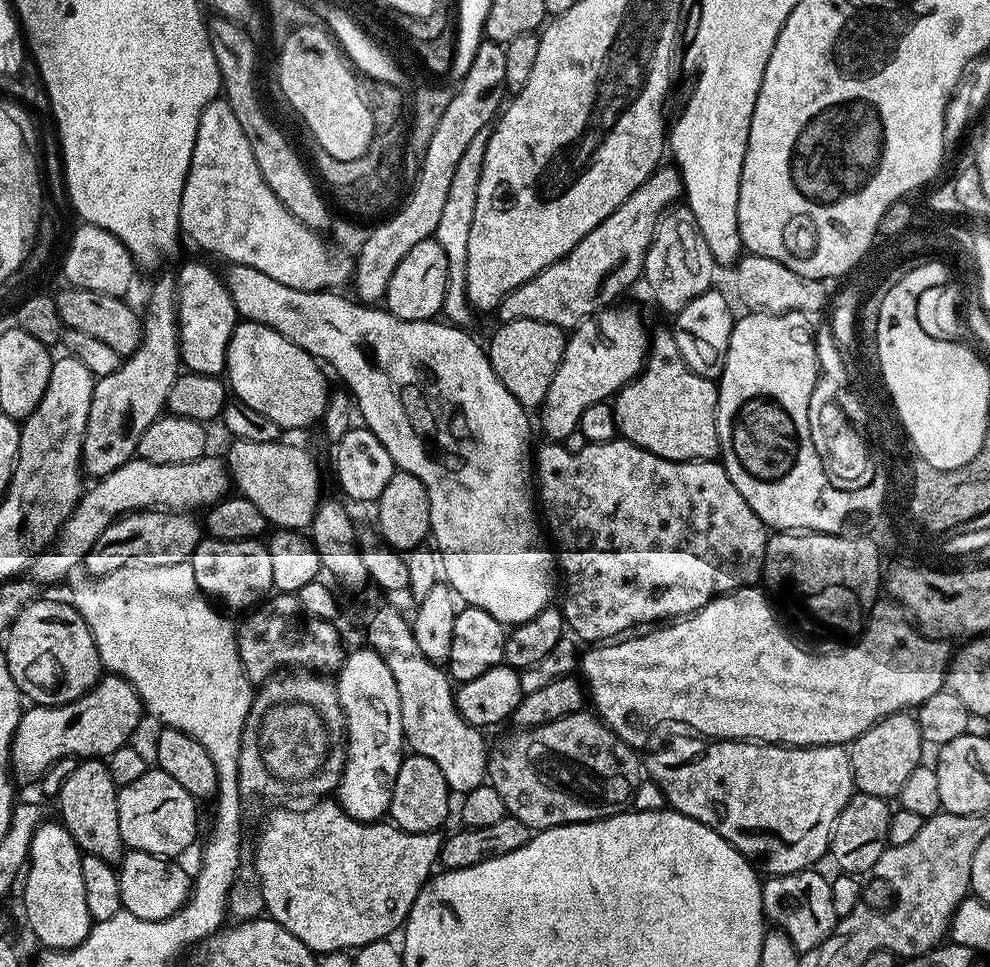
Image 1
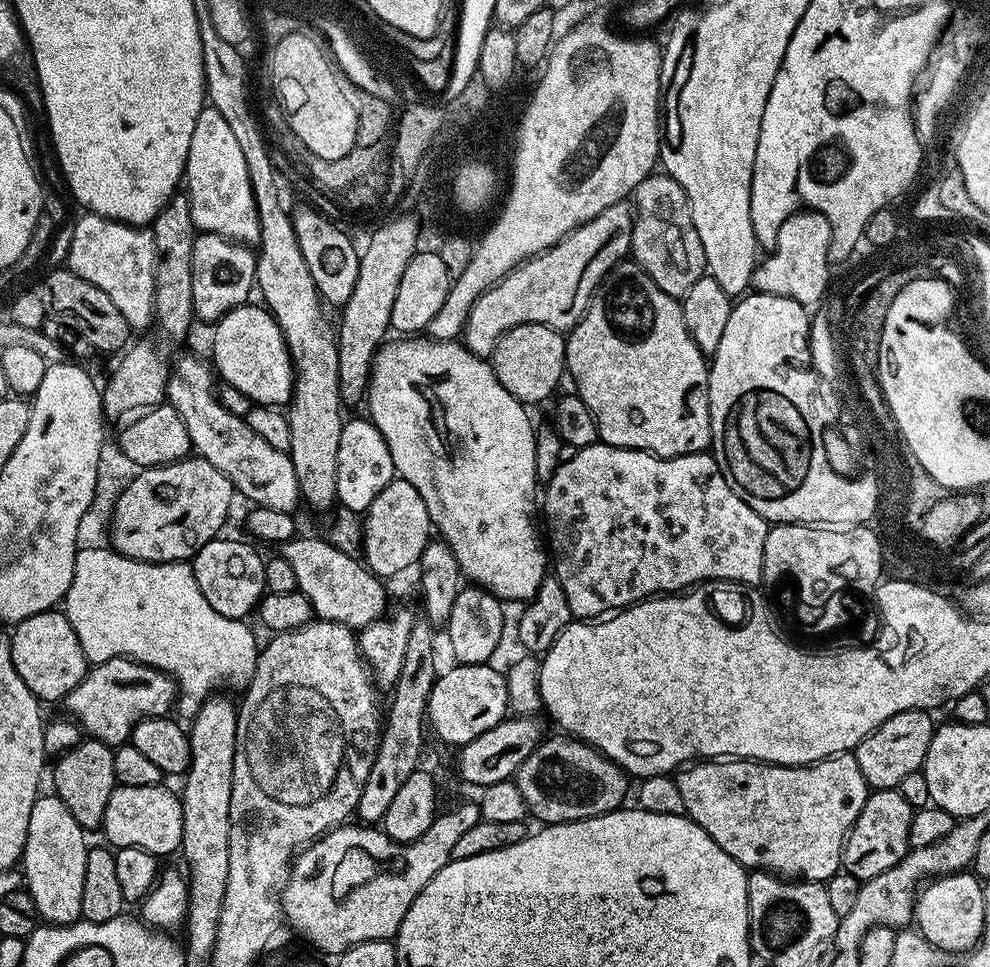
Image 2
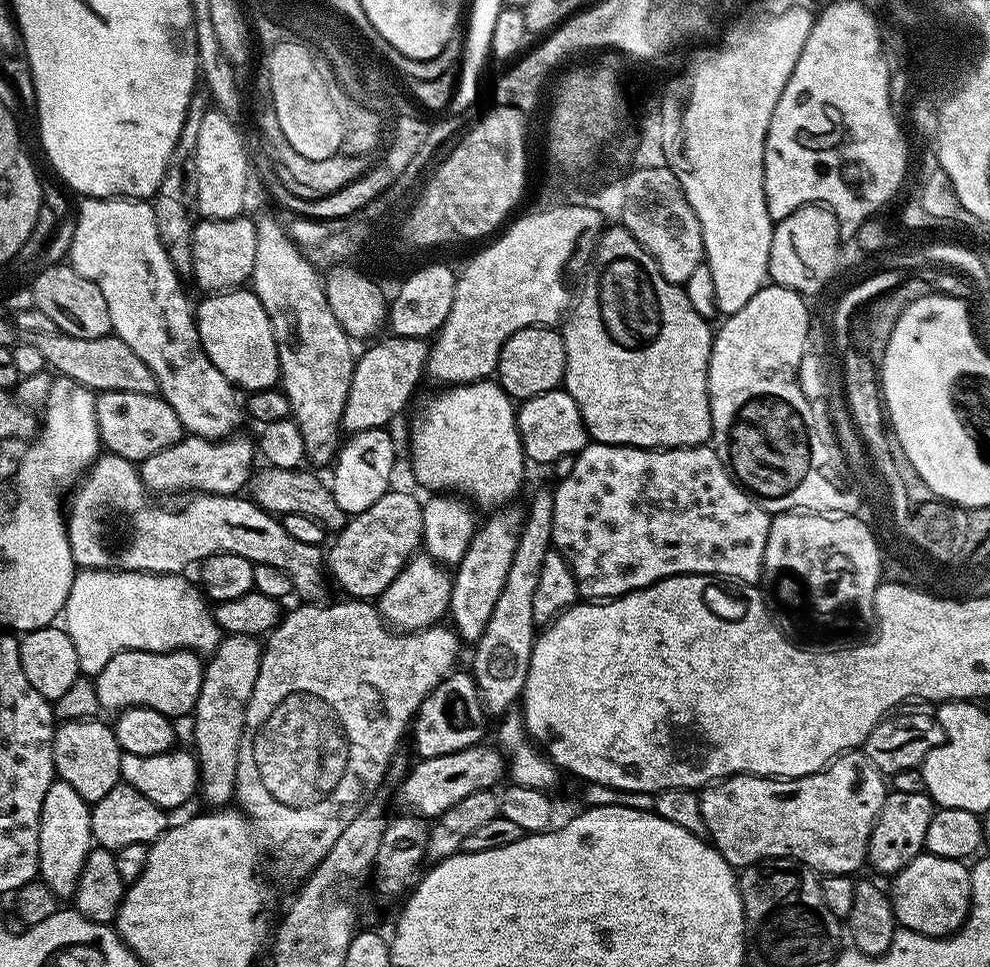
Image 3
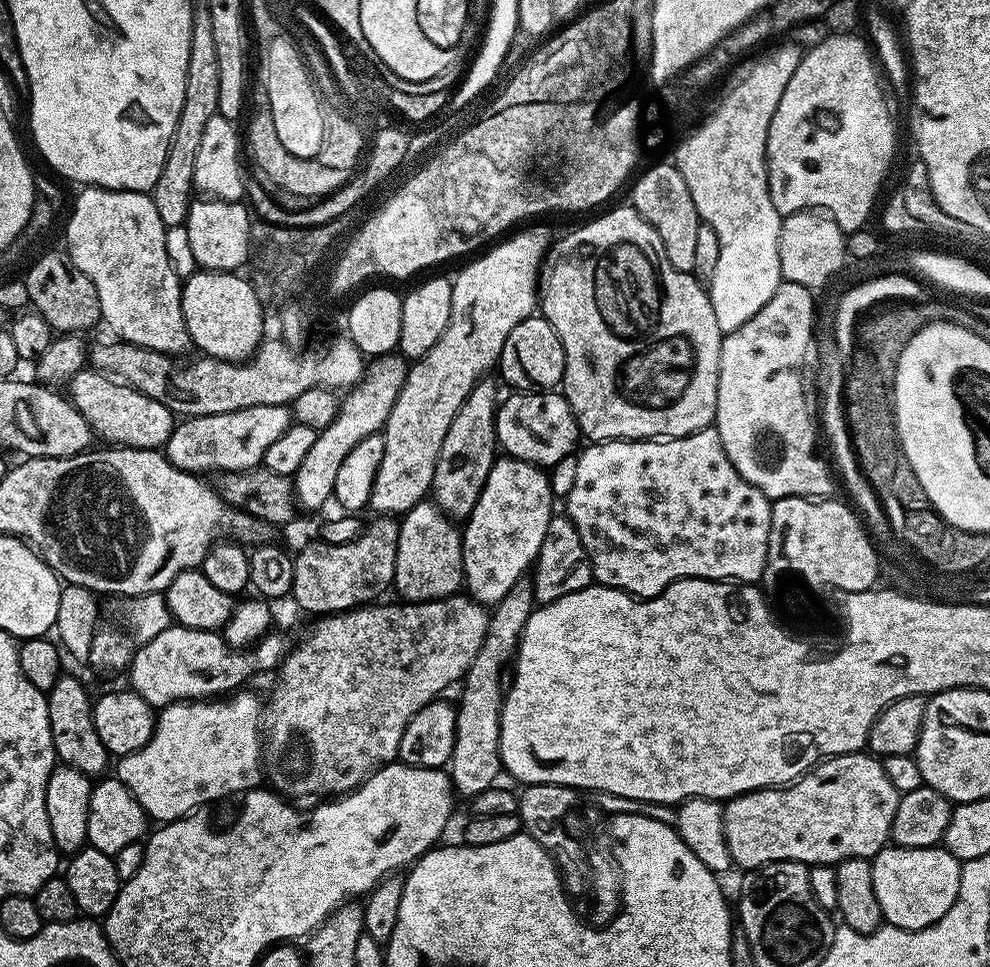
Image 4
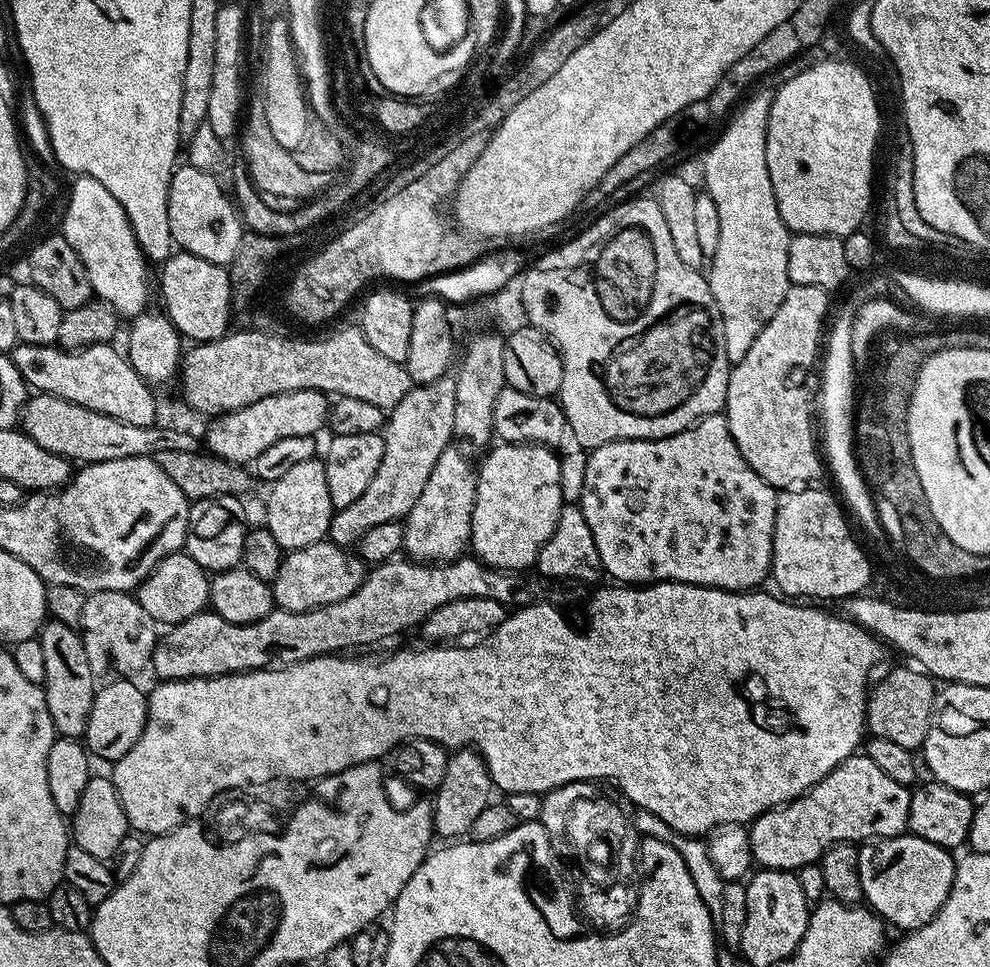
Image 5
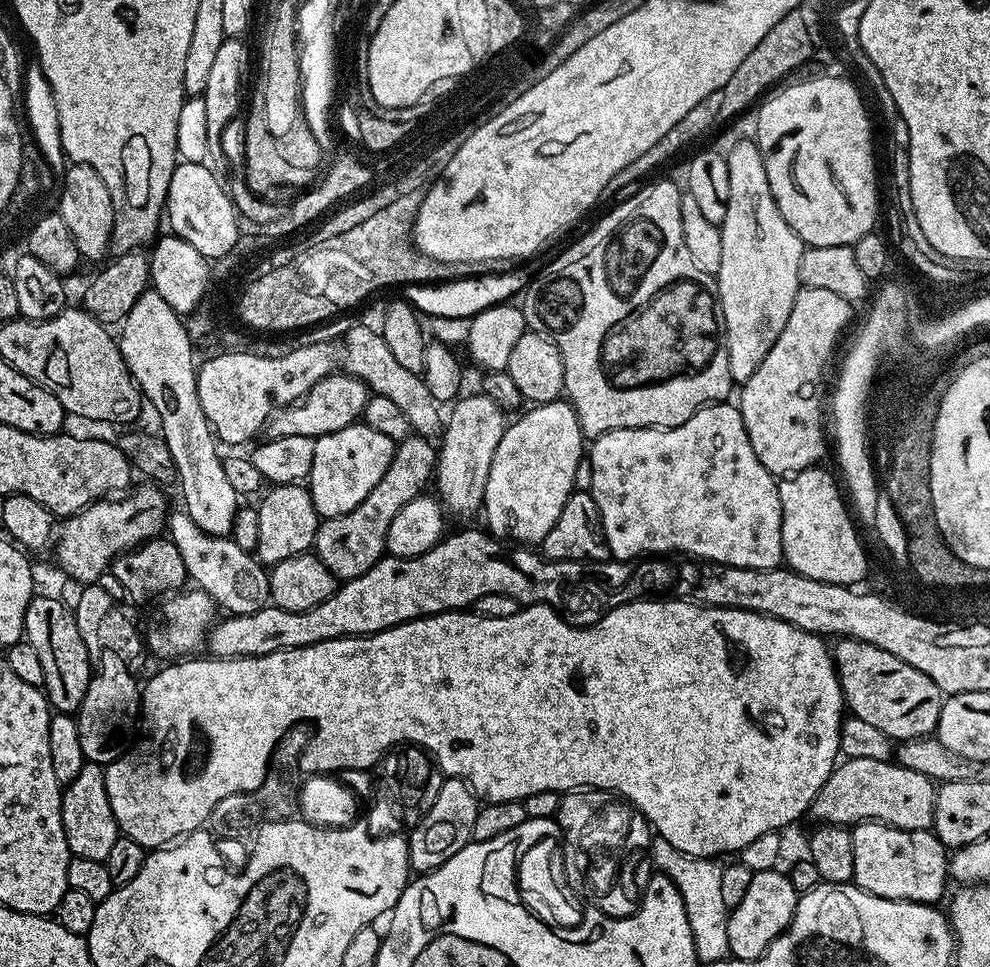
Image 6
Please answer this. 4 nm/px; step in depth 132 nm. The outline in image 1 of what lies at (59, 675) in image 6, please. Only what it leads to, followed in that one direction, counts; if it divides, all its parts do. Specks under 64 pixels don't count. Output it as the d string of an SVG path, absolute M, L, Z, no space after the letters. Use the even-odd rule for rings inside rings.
M84 758L77 763L74 774L70 774L66 782L62 782L58 797L59 819L74 838L81 853L102 858L113 866L119 865L126 851L122 842L122 830L118 830L117 791L114 778L110 778L107 763L100 758Z

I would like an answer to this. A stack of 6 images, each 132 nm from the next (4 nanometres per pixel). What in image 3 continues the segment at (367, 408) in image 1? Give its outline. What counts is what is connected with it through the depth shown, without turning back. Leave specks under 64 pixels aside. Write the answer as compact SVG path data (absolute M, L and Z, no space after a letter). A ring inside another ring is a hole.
M492 378L452 386L441 392L444 392L441 396L432 396L421 406L420 417L412 424L412 472L417 482L424 488L432 488L428 490L436 494L445 490L463 494L481 509L507 505L504 503L518 495L524 484L526 465L512 397Z

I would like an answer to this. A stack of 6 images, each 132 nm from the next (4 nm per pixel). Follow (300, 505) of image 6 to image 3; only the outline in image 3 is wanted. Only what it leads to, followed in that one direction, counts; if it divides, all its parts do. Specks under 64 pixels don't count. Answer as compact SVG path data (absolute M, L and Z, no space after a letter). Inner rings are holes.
M385 335L385 340L377 339L369 343L364 353L359 353L356 365L350 378L350 390L346 394L346 410L342 425L345 433L351 434L362 430L374 430L375 428L388 428L391 420L407 406L420 384L420 376L425 375L428 366L429 341L425 338L406 338L405 336Z

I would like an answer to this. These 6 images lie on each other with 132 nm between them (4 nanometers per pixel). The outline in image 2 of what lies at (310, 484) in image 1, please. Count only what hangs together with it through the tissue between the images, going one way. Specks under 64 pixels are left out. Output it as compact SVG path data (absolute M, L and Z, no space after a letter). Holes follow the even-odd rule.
M184 356L171 365L168 373L166 400L178 414L182 414L182 422L186 422L190 434L192 452L210 462L210 466L222 470L222 474L230 478L233 489L253 500L253 505L295 513L296 504L299 505L301 499L298 478L294 478L294 462L286 452L274 450L266 438L254 434L245 417L230 414L230 410L222 406L213 369L205 364L196 356Z

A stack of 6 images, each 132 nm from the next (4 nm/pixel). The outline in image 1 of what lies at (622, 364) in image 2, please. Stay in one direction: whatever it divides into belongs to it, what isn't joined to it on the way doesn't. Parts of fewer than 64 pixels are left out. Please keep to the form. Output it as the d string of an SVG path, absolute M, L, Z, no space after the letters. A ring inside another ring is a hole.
M667 327L660 328L657 332L653 331L643 372L620 389L614 397L612 413L616 419L617 433L634 446L645 448L647 452L653 452L667 460L716 460L720 455L716 429L717 387L717 381L702 378L694 374L690 366L686 366L682 354L678 354L678 342L674 342Z

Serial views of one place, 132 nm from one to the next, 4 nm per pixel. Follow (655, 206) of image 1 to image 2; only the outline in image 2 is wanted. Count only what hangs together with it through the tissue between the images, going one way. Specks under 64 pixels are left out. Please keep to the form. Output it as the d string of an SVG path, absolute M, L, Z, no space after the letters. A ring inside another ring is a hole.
M621 202L614 206L606 206L602 214L590 218L590 222L578 226L568 236L562 237L553 248L547 248L537 256L531 256L510 274L503 276L493 288L482 294L482 298L478 298L478 302L474 302L464 323L462 337L464 347L472 351L475 356L488 358L491 357L498 338L514 330L514 326L545 324L561 334L575 328L576 323L583 318L588 303L591 302L604 277L631 253L633 215L634 208L631 203Z

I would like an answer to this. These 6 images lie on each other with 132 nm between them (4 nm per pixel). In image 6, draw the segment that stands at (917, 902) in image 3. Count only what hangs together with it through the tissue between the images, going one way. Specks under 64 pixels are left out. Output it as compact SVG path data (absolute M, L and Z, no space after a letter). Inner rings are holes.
M865 822L851 829L854 842L854 874L857 888L878 898L909 900L919 904L935 905L944 896L944 887L950 884L949 853L936 833L911 832L889 828L887 824Z

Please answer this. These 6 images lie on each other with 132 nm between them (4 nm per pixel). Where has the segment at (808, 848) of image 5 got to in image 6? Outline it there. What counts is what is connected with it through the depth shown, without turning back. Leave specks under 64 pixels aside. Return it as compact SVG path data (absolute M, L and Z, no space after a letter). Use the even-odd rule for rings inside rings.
M854 758L837 763L818 790L810 816L820 824L855 826L865 822L887 824L911 832L931 829L937 785L918 770L902 767L892 760Z

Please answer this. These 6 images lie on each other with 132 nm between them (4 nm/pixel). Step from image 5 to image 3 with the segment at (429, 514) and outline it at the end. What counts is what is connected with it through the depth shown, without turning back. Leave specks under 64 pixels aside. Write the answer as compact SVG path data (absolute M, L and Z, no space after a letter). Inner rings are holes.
M417 554L408 565L382 590L378 598L381 616L393 629L401 632L417 632L441 623L448 616L450 594L452 593L453 573L445 565L438 563L432 556Z

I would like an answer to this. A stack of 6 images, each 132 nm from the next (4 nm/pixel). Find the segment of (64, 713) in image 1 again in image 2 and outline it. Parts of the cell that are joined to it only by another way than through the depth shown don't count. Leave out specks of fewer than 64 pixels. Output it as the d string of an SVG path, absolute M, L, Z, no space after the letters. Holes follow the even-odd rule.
M119 656L89 667L82 682L78 682L78 686L74 686L74 690L70 690L70 694L64 697L62 704L63 707L68 707L67 715L73 721L78 722L81 729L91 739L101 740L102 743L109 746L119 746L129 743L134 726L138 726L138 722L155 716L168 716L171 708L173 711L177 700L176 681L172 677L150 667L149 664L139 664L136 660L129 660L127 656Z

